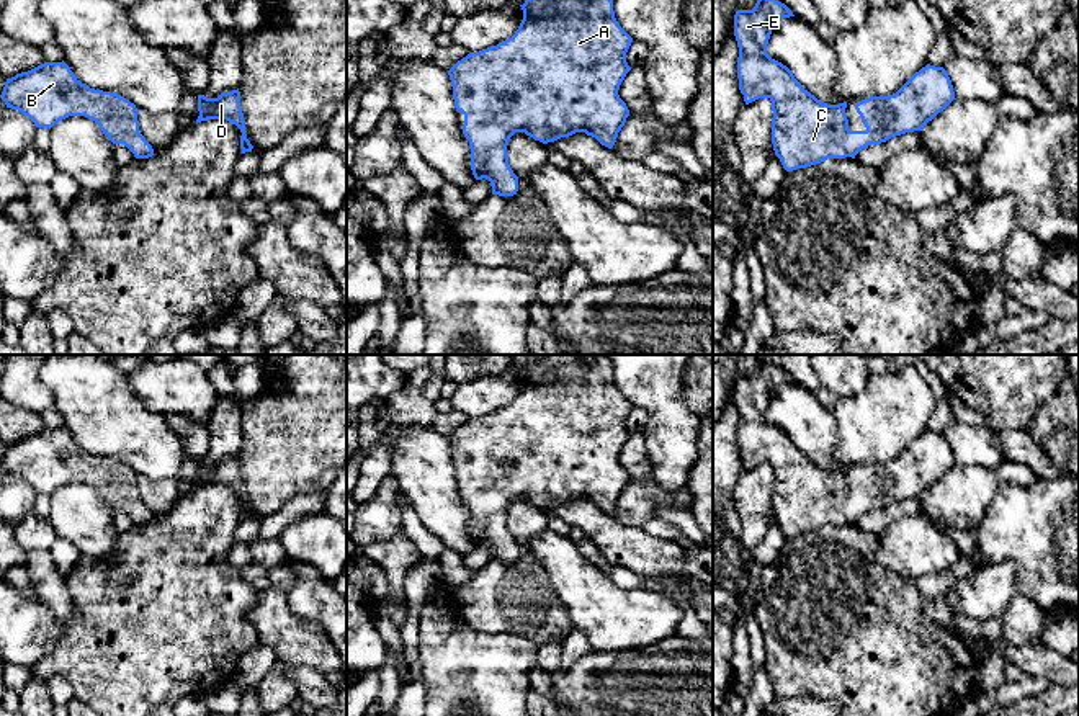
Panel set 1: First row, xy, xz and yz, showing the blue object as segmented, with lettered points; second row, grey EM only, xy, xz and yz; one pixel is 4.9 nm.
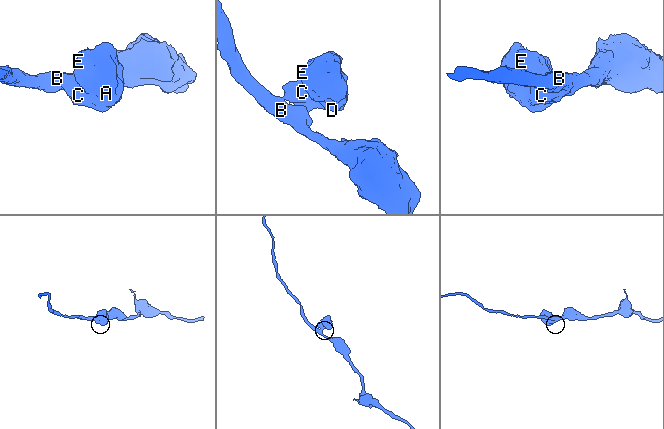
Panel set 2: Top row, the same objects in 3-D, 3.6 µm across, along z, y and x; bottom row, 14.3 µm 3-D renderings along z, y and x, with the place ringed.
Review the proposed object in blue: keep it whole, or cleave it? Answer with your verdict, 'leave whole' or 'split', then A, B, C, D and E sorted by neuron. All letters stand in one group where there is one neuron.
leave whole; A B C D E

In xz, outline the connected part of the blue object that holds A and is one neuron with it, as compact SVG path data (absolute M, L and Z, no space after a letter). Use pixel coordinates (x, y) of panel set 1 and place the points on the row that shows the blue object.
M525 0L520 7L523 20L512 38L469 52L448 70L454 108L464 114L463 134L469 141L472 175L476 180L489 180L492 195L499 196L513 196L518 191L518 177L508 165L507 152L515 132L525 132L543 144L585 132L611 149L629 116L618 90L631 70L626 52L633 38L616 21L613 0Z

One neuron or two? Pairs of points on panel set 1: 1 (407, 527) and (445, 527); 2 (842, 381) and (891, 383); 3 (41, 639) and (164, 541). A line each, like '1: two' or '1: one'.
1: two
2: two
3: two

